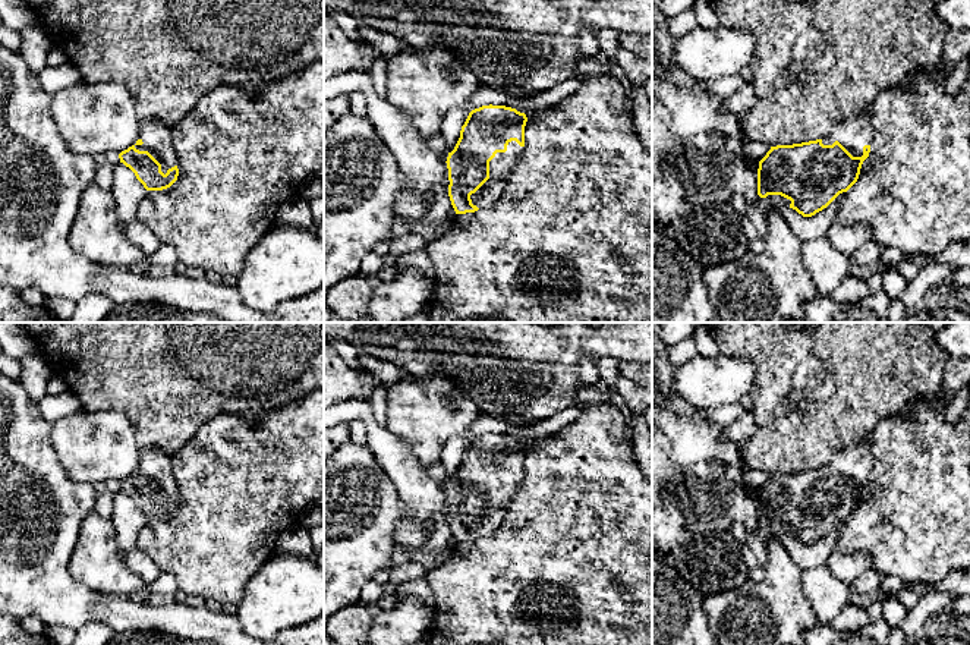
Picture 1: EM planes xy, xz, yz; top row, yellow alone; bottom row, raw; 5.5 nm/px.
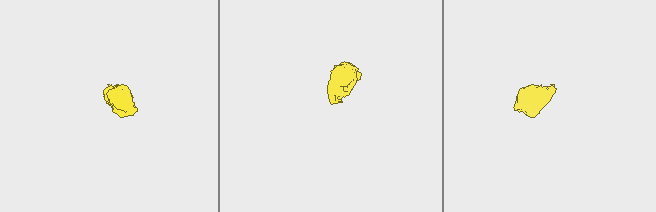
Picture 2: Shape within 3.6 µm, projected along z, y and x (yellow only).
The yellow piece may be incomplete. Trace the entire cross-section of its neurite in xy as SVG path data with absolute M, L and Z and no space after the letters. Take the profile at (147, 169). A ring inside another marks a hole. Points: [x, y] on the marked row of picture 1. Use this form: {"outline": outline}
{"outline": "M148 119L139 123L139 139L119 154L147 191L170 188L179 176L171 132L164 123Z"}

